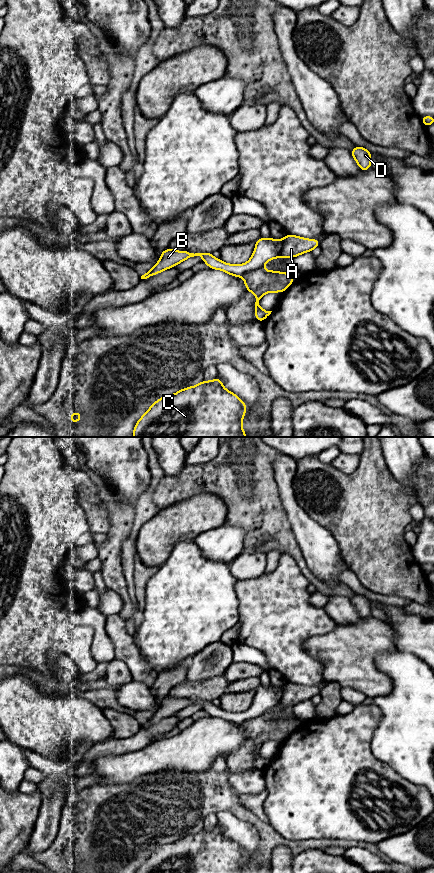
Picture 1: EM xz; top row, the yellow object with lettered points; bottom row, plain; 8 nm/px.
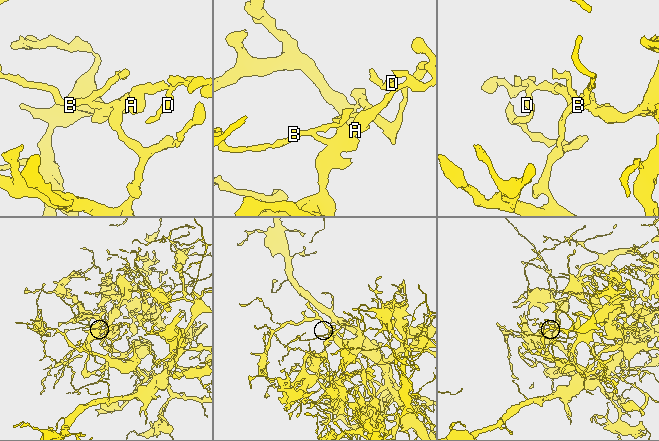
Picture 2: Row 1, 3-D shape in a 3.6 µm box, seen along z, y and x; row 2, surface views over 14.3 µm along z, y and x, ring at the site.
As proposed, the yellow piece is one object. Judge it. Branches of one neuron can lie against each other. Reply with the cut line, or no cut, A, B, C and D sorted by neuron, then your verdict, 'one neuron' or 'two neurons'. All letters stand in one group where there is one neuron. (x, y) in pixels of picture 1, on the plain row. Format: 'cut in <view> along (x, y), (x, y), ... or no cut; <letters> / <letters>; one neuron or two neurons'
cut in xz along (260, 715), (247, 719), (241, 724); A C D / B; two neurons

